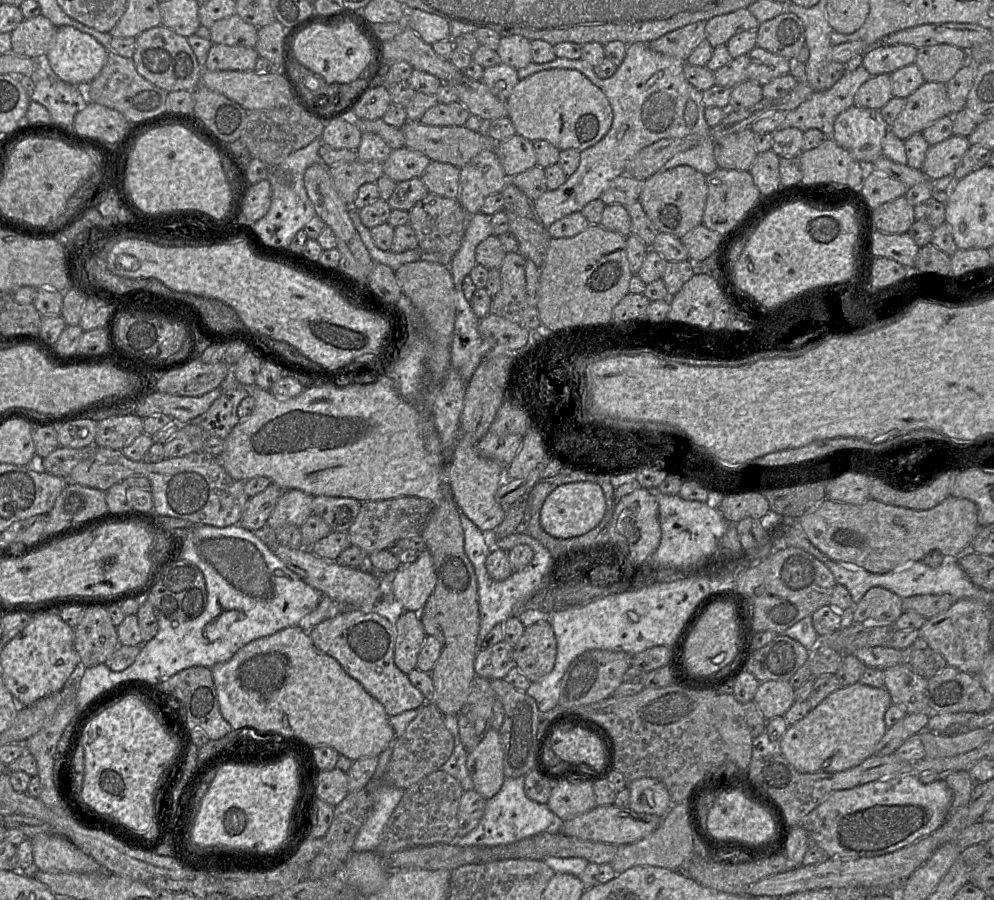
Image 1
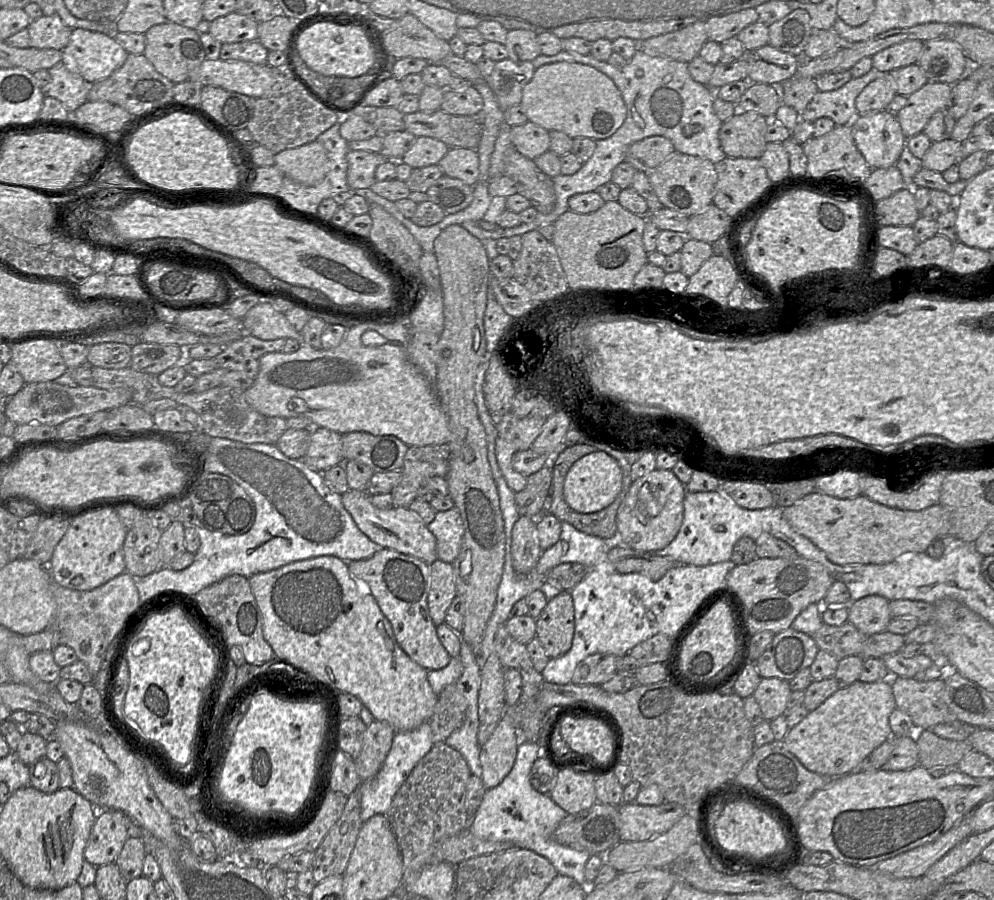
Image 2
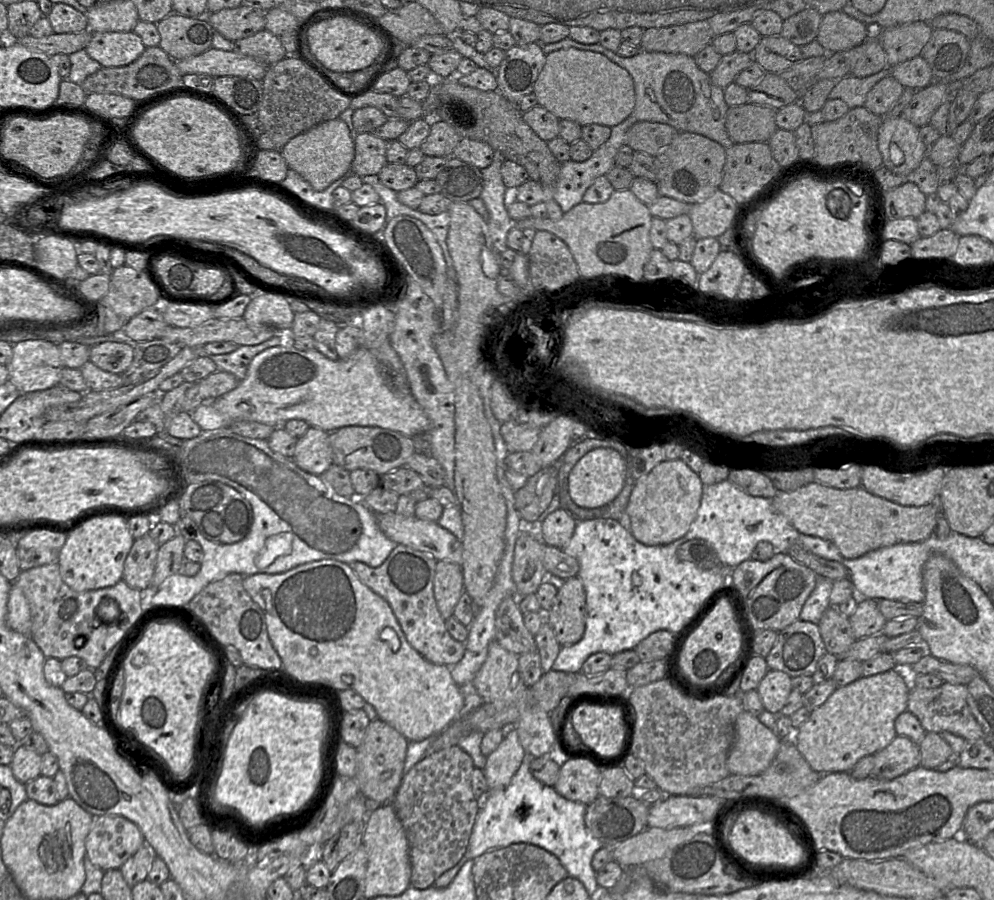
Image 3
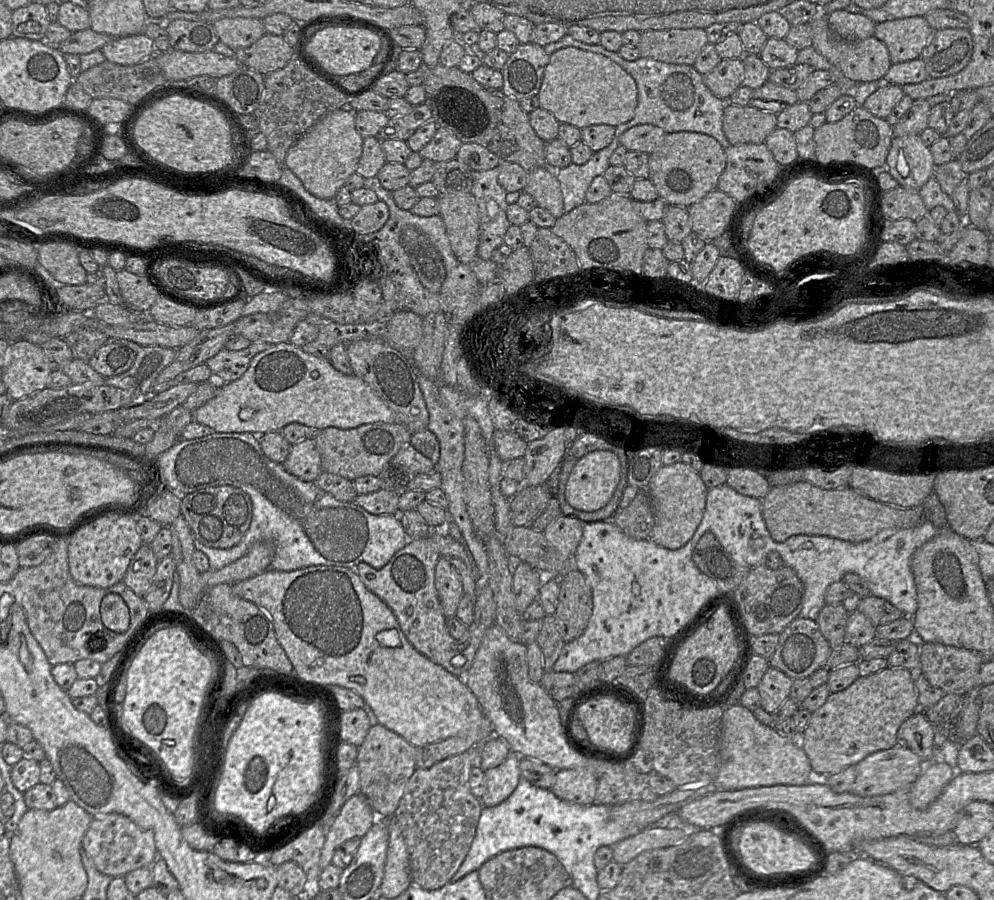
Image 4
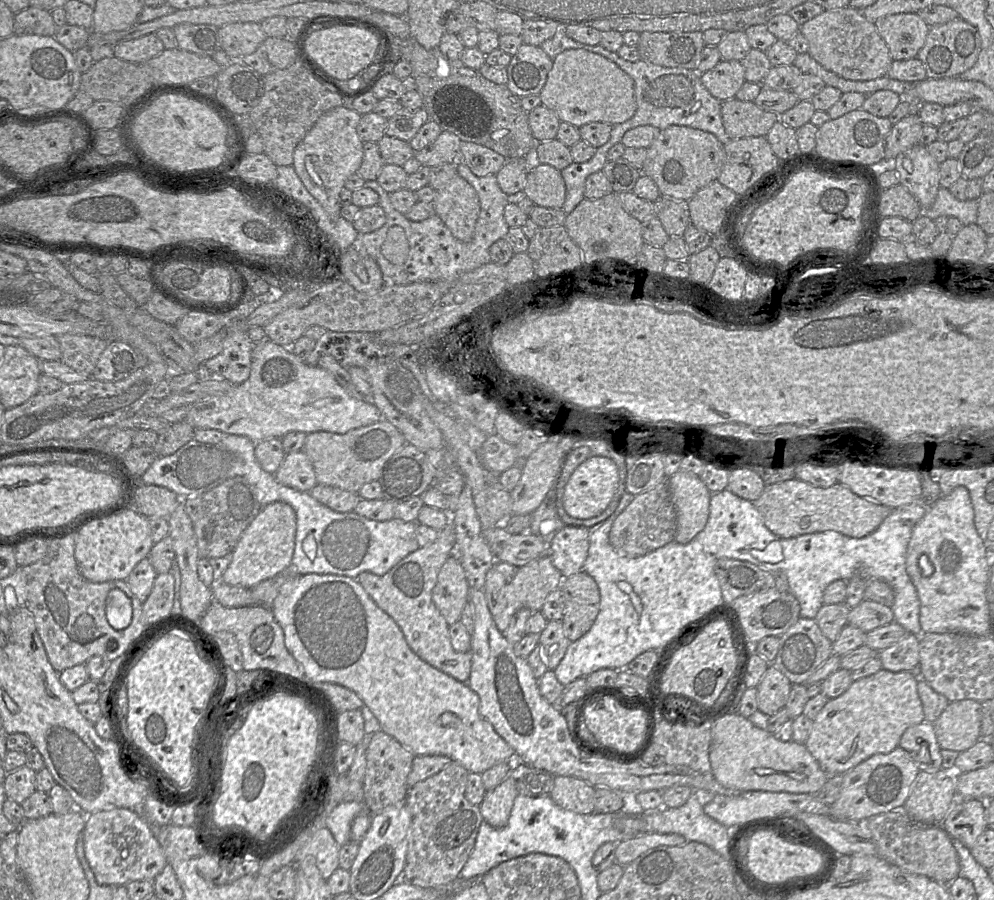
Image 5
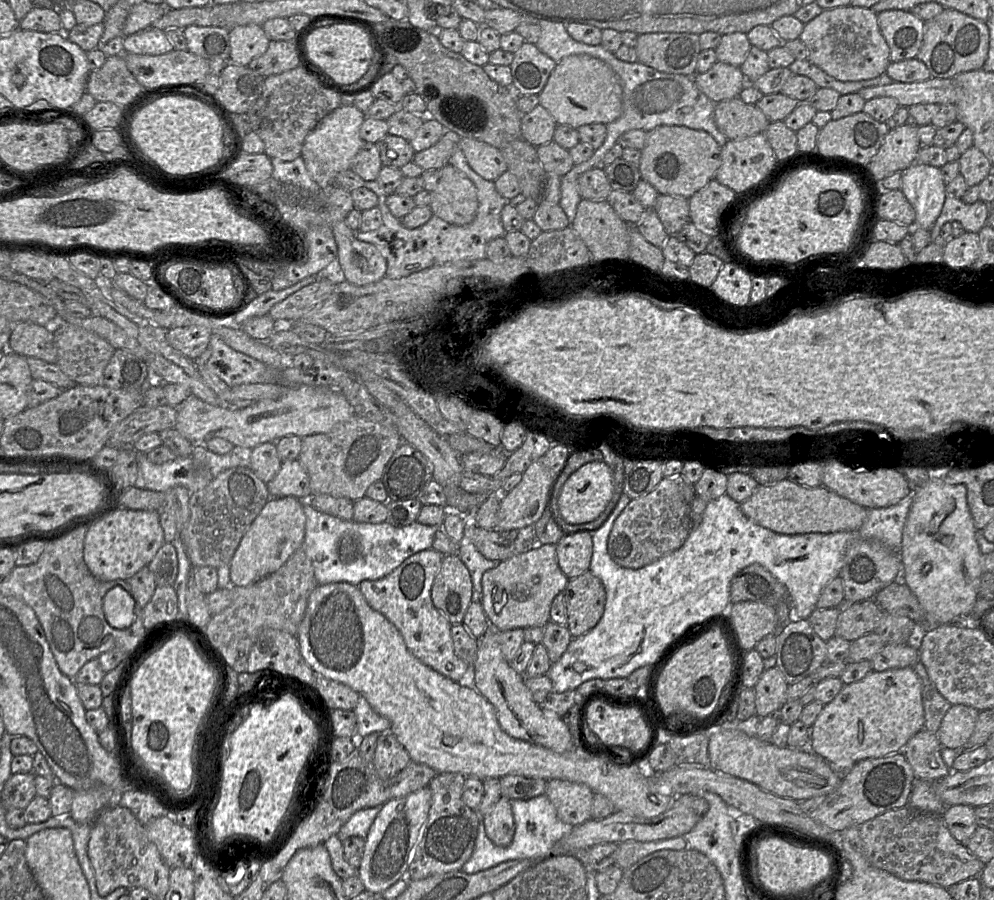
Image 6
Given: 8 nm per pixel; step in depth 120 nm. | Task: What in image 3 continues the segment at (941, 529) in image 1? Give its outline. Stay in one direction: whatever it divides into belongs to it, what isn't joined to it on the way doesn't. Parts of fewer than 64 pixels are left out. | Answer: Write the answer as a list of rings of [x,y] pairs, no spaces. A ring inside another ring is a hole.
[[[810,483],[792,492],[777,492],[772,500],[774,509],[783,514],[800,533],[833,543],[847,559],[856,559],[870,551],[899,543],[928,539],[934,531],[938,513],[937,502],[918,507],[902,506],[872,495],[860,485],[851,489],[834,489]]]

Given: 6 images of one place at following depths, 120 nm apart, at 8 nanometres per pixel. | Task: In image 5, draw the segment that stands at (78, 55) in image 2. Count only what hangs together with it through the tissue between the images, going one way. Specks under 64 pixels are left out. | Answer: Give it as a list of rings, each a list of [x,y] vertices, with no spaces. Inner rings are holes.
[[[151,33],[138,39],[121,42],[114,46],[114,57],[132,63],[145,63],[165,50],[163,43]]]

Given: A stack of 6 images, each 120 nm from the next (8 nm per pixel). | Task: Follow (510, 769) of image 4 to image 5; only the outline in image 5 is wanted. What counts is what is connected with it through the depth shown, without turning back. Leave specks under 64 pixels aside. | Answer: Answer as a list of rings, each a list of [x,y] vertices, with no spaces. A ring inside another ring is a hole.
[[[510,777],[505,778],[492,790],[486,791],[479,805],[483,820],[495,828],[504,827],[517,795],[518,790]]]

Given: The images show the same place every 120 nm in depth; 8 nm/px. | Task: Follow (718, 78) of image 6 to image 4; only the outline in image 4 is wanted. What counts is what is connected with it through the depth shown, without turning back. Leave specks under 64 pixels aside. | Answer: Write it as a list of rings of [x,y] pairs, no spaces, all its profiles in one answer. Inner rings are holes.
[[[741,58],[721,59],[714,69],[703,75],[704,83],[716,97],[728,101],[733,92],[742,85],[743,73]]]

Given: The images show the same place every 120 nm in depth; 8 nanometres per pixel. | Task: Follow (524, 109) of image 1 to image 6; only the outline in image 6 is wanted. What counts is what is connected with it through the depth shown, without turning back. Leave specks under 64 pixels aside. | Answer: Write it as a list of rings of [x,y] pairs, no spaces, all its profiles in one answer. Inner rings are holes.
[[[588,54],[562,58],[539,93],[539,104],[559,125],[579,128],[586,124],[609,124],[622,112],[622,86],[613,69],[604,61]]]

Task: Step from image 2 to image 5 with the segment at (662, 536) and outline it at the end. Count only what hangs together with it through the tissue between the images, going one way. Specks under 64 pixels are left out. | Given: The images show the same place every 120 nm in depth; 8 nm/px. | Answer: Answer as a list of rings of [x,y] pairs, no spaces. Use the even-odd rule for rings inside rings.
[[[679,470],[667,477],[667,485],[676,508],[674,541],[689,543],[708,521],[712,492],[699,475],[690,471]]]

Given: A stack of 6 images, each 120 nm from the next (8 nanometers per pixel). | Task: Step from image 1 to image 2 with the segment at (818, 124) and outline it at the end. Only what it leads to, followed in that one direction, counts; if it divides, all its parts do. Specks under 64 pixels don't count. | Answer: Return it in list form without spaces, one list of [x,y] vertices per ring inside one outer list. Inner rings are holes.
[[[871,69],[858,78],[852,78],[837,90],[817,92],[805,110],[799,114],[799,120],[814,122],[827,117],[832,119],[836,126],[850,125],[858,115],[855,106],[857,96],[870,82],[888,73]]]

